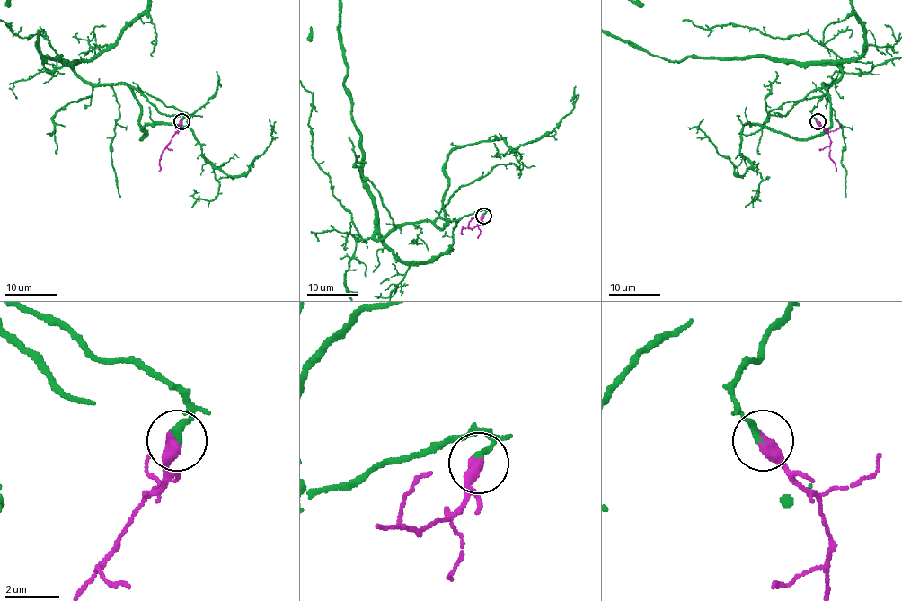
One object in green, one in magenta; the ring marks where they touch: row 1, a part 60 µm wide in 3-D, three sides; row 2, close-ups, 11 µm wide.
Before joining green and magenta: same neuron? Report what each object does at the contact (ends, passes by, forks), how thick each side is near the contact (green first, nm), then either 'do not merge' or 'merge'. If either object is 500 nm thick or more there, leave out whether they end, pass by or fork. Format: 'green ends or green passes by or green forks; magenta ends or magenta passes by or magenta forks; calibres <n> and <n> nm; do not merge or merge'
green ends; magenta ends; calibres 260 and 480 nm; merge

